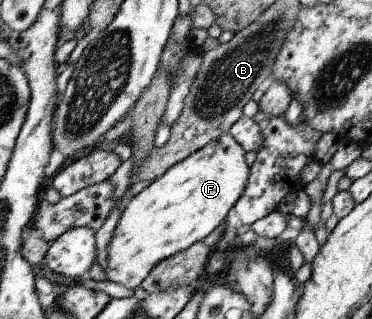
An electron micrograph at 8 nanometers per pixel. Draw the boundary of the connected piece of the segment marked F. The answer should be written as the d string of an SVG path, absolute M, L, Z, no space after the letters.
M224 131L205 147L172 165L161 177L154 179L150 185L133 196L117 221L107 249L107 267L104 269L107 280L123 285L125 289L135 289L143 283L152 267L191 247L193 243L201 242L223 223L229 209L241 197L248 182L250 165L245 163L245 153L242 145L237 143L229 132Z

